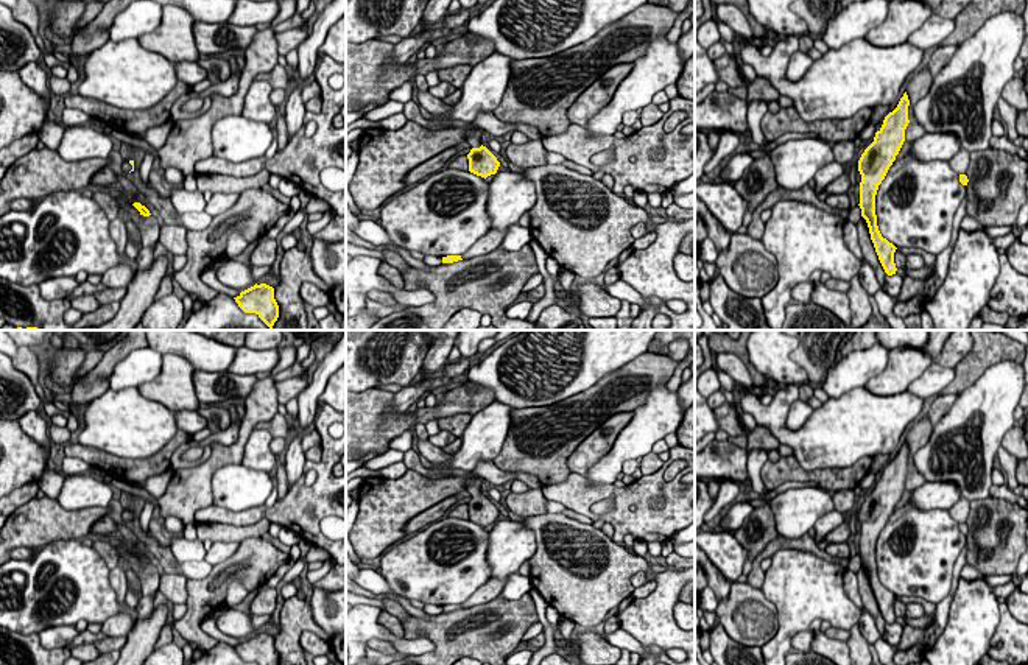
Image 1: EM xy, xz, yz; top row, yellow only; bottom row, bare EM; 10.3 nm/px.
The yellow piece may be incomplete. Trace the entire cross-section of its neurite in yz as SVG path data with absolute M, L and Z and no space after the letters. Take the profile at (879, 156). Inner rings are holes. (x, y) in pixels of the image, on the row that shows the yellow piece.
M905 92L897 107L885 117L882 128L875 132L874 142L864 150L858 160L858 171L861 174L858 206L861 216L868 223L878 260L888 276L897 271L894 263L897 248L883 238L878 230L875 195L905 142L905 129L910 123L908 106L910 100Z

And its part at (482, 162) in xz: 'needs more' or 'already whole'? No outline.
needs more

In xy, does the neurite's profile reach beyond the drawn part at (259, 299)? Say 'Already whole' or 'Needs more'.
Already whole

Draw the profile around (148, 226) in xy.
M125 198L117 199L118 206L126 212L129 220L137 226L142 235L142 246L156 249L159 241L160 224L153 215L143 216L131 202Z

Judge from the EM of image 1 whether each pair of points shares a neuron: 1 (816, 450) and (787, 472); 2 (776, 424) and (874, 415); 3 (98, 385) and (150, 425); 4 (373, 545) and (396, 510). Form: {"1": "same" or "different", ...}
{"1": "different", "2": "same", "3": "different", "4": "same"}

